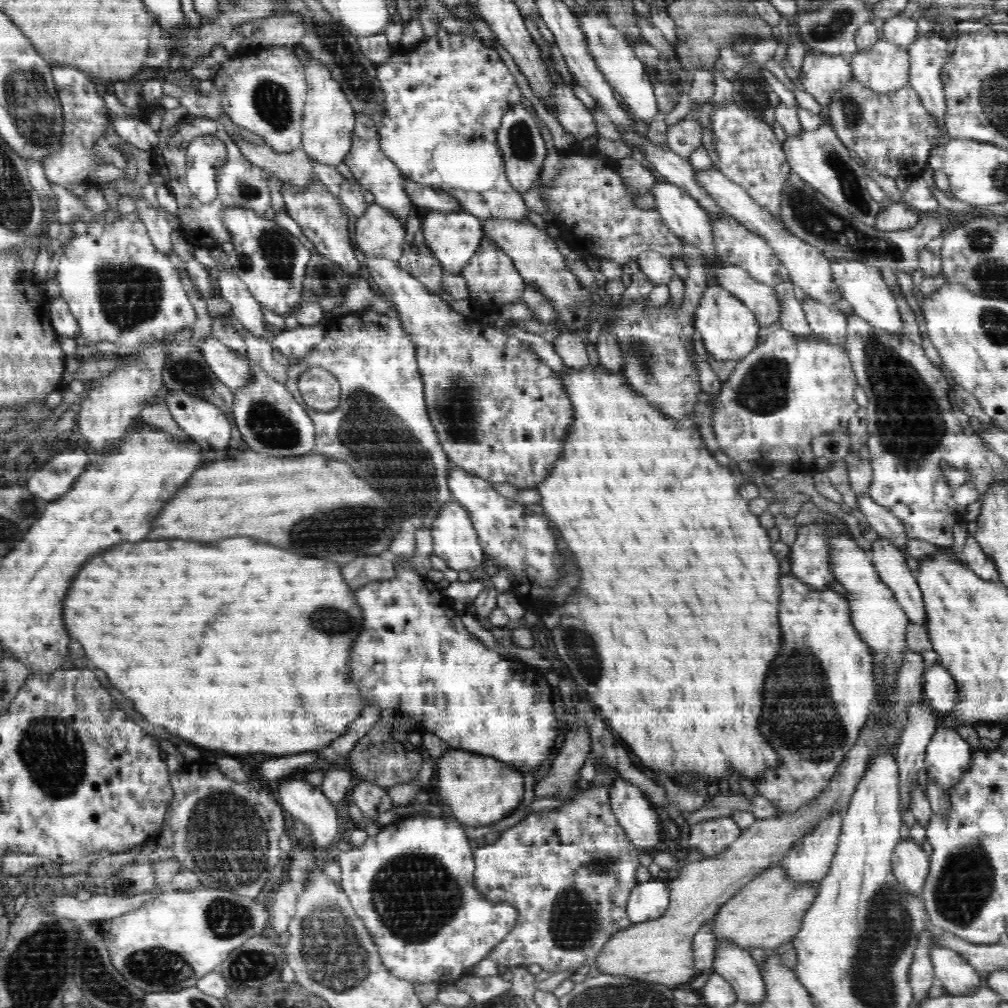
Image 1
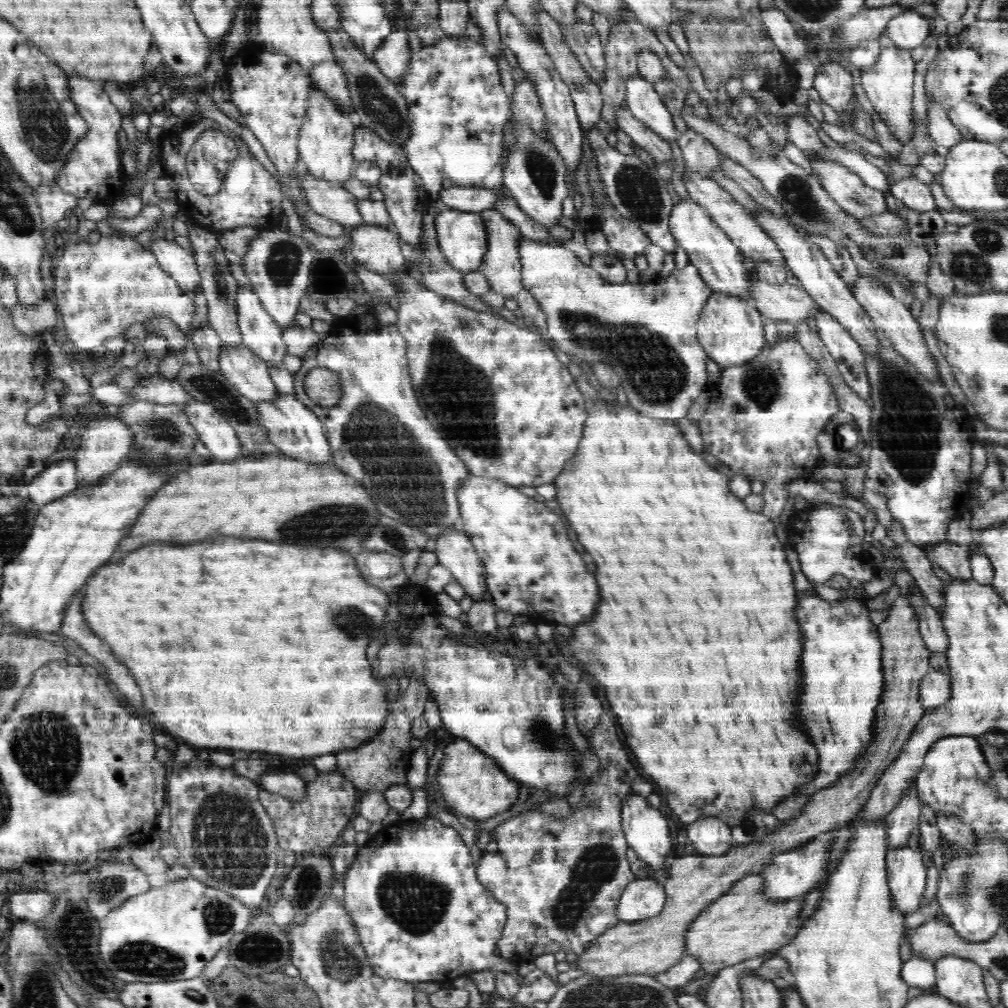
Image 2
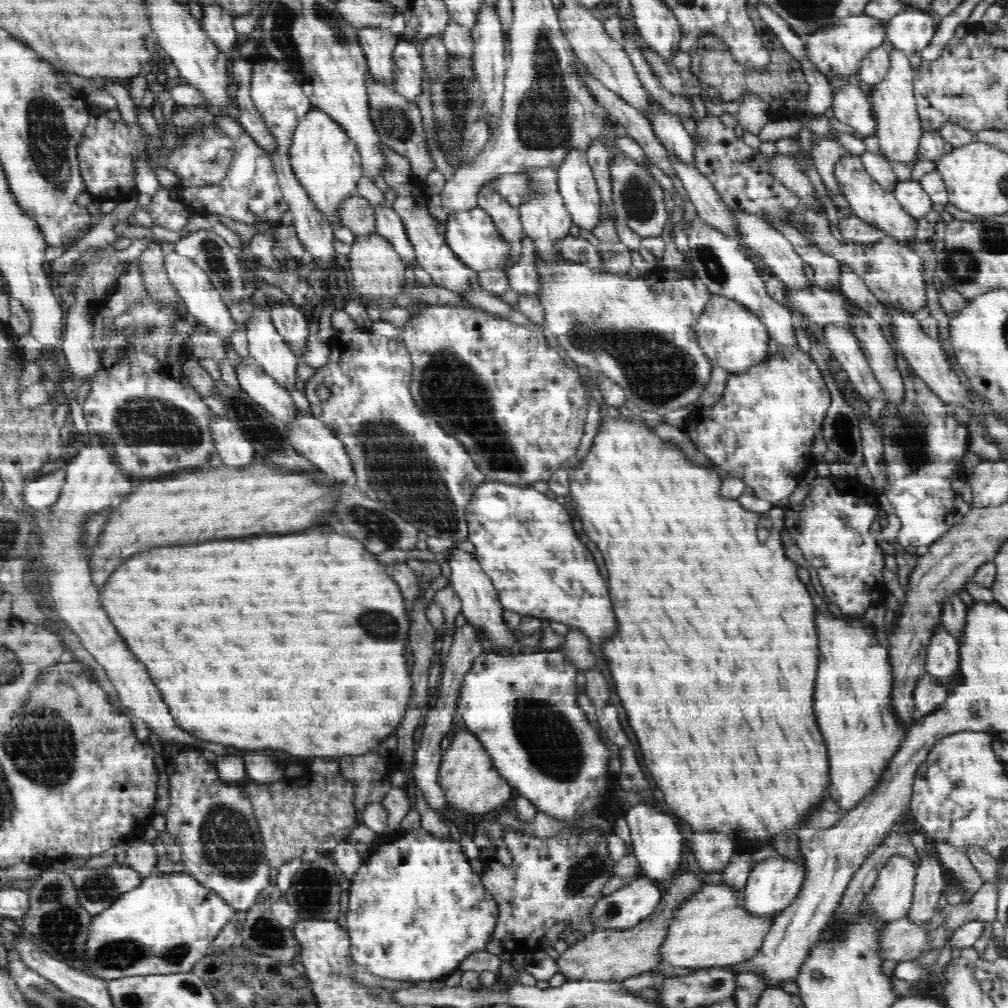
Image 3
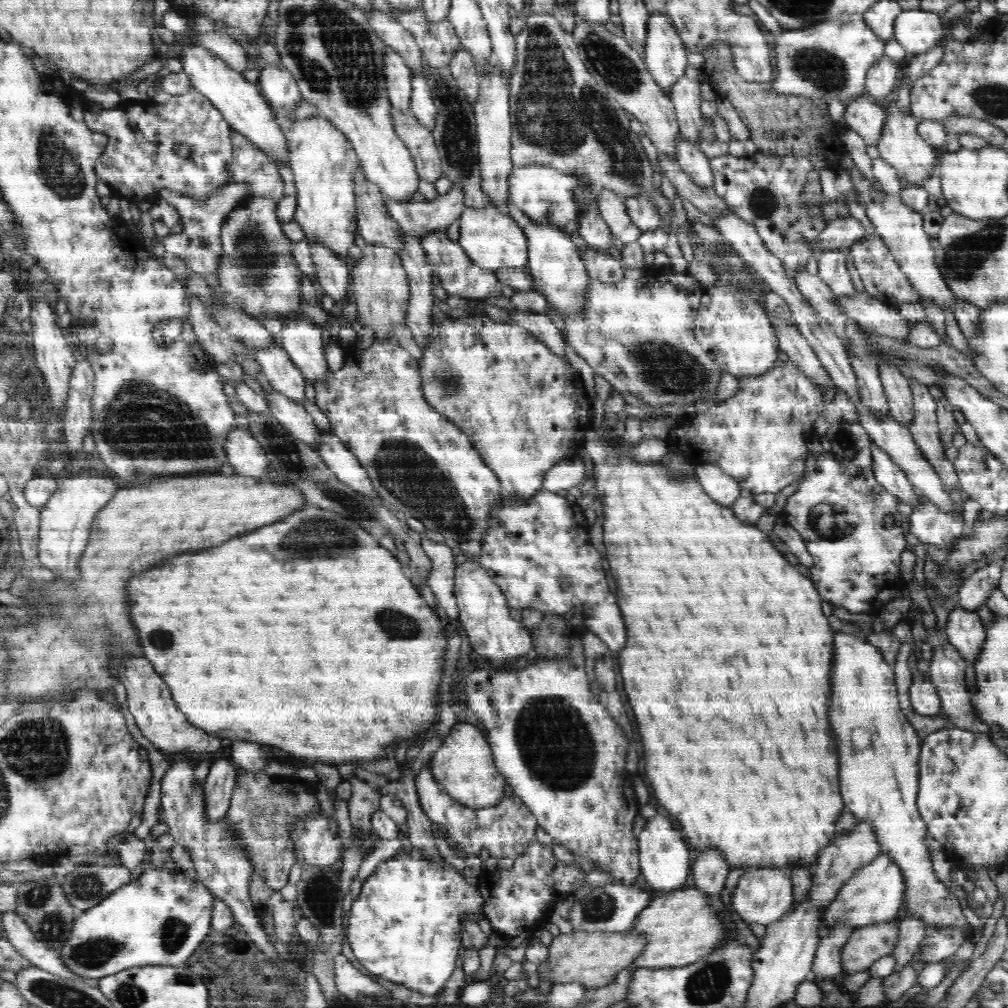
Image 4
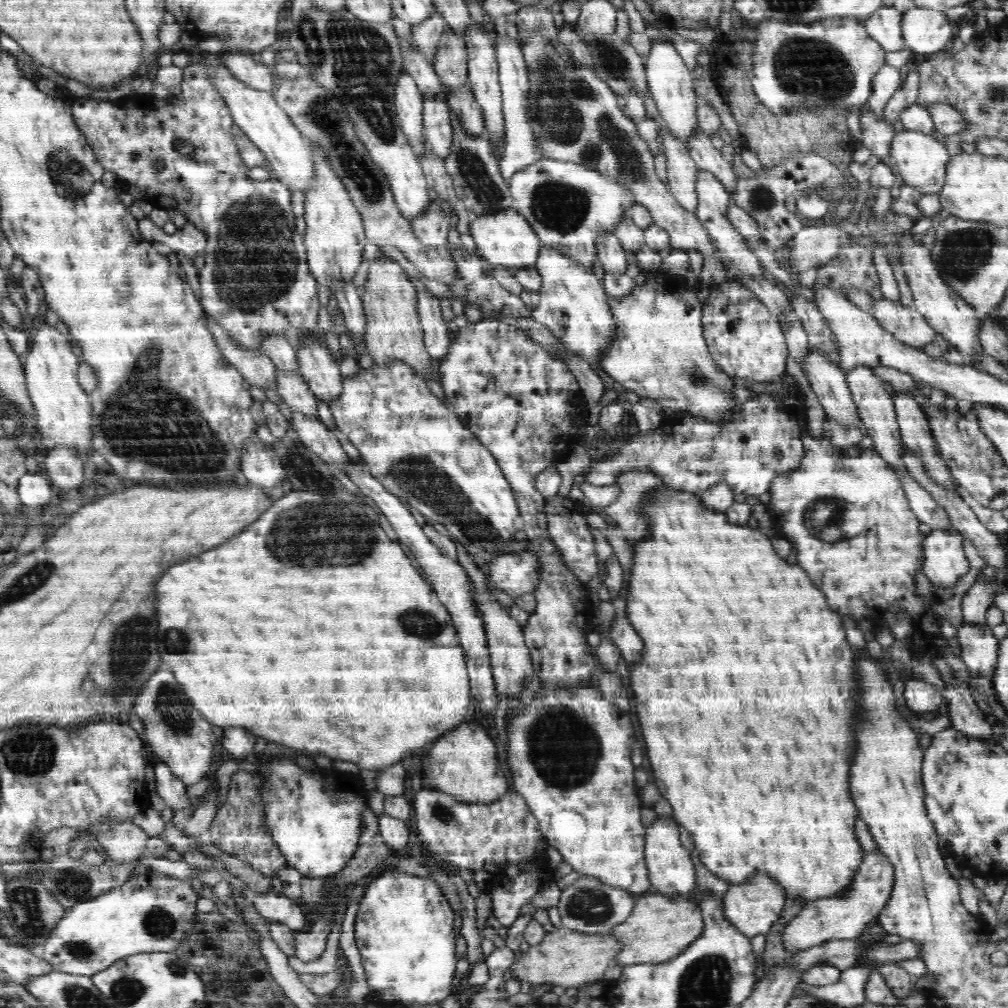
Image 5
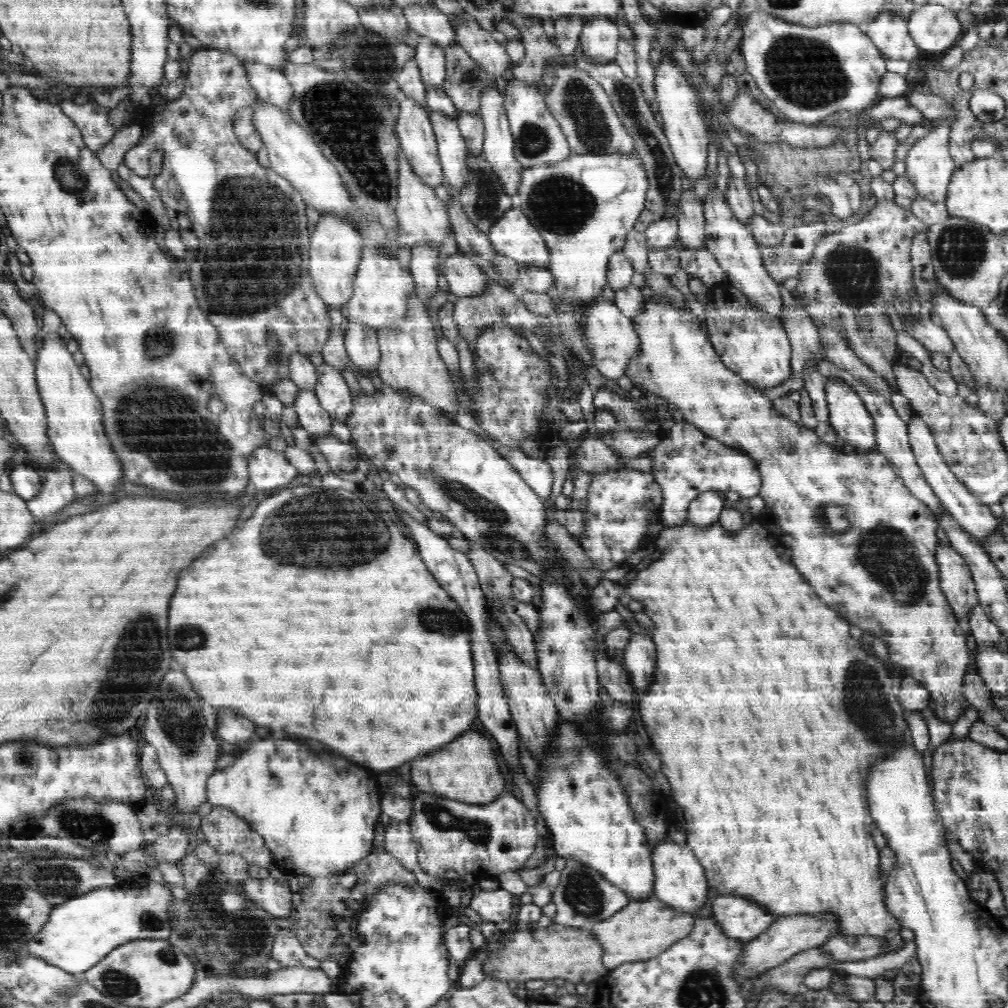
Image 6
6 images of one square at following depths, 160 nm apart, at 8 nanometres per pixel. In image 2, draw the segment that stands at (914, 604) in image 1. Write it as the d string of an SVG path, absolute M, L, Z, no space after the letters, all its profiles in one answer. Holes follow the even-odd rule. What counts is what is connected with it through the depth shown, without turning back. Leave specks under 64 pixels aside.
M913 590L913 604L919 614L919 628L927 650L933 652L948 651L948 632L944 629L940 614L929 606L929 602L923 597L922 591Z

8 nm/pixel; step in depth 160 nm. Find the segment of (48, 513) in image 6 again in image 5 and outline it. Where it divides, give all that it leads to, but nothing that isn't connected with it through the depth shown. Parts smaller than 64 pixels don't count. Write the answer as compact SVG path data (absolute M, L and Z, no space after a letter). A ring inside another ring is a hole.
M58 446L50 451L45 458L45 464L50 483L58 486L62 496L80 486L85 480L81 459L65 446Z

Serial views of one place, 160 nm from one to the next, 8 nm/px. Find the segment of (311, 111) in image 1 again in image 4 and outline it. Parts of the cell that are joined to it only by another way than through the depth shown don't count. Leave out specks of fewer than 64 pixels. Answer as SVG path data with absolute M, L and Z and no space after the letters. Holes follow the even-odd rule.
M279 115L280 126L285 132L291 150L291 170L296 181L297 209L293 219L298 222L303 232L306 232L308 240L316 240L318 244L310 246L324 246L328 251L332 251L338 259L348 256L348 248L354 246L354 236L358 230L356 216L356 191L359 186L360 170L357 170L359 159L355 154L354 148L346 136L335 128L330 121L324 119L308 119L301 122L290 122L284 116Z

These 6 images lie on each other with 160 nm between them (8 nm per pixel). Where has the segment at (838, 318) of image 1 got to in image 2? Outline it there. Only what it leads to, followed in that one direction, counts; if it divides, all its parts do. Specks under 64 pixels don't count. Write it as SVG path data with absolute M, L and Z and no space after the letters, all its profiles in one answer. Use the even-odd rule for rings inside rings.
M827 312L815 318L817 333L834 357L843 381L866 401L871 398L871 383L867 376L865 352L845 326Z

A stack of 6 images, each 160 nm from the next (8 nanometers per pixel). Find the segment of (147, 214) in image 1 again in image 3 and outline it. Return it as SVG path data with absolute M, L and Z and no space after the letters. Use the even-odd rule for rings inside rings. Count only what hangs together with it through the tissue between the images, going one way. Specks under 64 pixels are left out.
M175 251L170 252L164 258L164 269L166 269L168 278L172 286L176 288L181 296L183 305L192 316L193 322L199 324L202 328L216 331L222 338L231 337L232 332L236 330L236 321L232 319L228 306L226 306L220 295L214 290L209 276L198 267L198 264L190 258L185 258Z

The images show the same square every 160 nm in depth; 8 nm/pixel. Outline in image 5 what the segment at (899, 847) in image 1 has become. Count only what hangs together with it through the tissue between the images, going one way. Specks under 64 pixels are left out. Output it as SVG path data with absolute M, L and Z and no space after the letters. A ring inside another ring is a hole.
M872 852L864 856L858 868L855 884L848 894L824 897L802 907L800 914L790 920L782 932L782 941L788 952L798 952L816 947L830 940L858 939L865 935L865 926L869 921L878 919L881 909L888 904L895 880L894 865L884 853Z

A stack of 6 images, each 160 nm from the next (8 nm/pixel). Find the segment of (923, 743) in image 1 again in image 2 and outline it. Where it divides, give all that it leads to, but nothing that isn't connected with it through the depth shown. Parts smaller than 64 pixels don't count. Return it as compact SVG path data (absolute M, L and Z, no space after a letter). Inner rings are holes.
M916 783L911 784L910 790L902 798L902 802L886 816L886 831L888 831L888 851L906 847L910 830L919 828L920 810L922 806L916 792Z

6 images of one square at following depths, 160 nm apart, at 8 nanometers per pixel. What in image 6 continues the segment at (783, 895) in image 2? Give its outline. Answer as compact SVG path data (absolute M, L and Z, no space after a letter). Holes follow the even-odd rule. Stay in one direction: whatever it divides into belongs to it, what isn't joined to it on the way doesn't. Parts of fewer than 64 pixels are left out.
M720 895L712 898L712 920L720 927L721 934L738 942L747 942L766 932L775 921L776 916L769 914L768 910L750 899L738 895Z

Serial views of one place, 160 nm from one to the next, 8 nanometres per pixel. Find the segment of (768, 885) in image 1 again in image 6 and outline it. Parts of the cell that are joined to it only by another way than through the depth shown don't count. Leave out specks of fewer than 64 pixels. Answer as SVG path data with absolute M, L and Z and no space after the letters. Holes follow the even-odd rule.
M652 896L650 900L630 901L614 916L594 924L592 932L601 944L601 959L606 971L618 968L621 964L643 961L658 956L665 949L683 940L695 923L692 914L676 912L660 899Z

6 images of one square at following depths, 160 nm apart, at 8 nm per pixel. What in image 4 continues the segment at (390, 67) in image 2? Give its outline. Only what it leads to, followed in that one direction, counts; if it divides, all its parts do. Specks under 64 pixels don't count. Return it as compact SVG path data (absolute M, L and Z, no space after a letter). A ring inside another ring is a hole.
M414 72L411 76L410 113L419 124L433 131L436 128L436 107L424 73Z

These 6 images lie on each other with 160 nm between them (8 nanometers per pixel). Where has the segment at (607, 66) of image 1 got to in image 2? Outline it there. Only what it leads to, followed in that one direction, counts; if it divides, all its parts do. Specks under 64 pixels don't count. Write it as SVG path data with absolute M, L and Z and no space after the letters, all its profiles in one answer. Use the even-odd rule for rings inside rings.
M636 74L626 81L625 87L626 106L632 115L648 126L657 136L670 143L676 143L681 134L677 132L670 112L658 93L654 91L653 83Z

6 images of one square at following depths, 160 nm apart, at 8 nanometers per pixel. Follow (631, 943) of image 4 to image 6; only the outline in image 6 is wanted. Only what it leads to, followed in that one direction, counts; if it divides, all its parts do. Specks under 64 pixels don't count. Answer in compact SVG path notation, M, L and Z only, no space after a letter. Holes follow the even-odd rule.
M556 922L542 927L542 930L516 930L512 934L512 940L508 940L504 944L504 950L501 950L500 944L500 950L498 951L502 951L502 954L486 960L484 974L510 984L517 984L519 982L526 983L528 980L536 980L538 978L545 980L562 978L566 981L573 982L575 985L578 983L589 984L598 982L606 972L601 959L601 944L597 942L592 932L572 928L571 926L564 926Z

